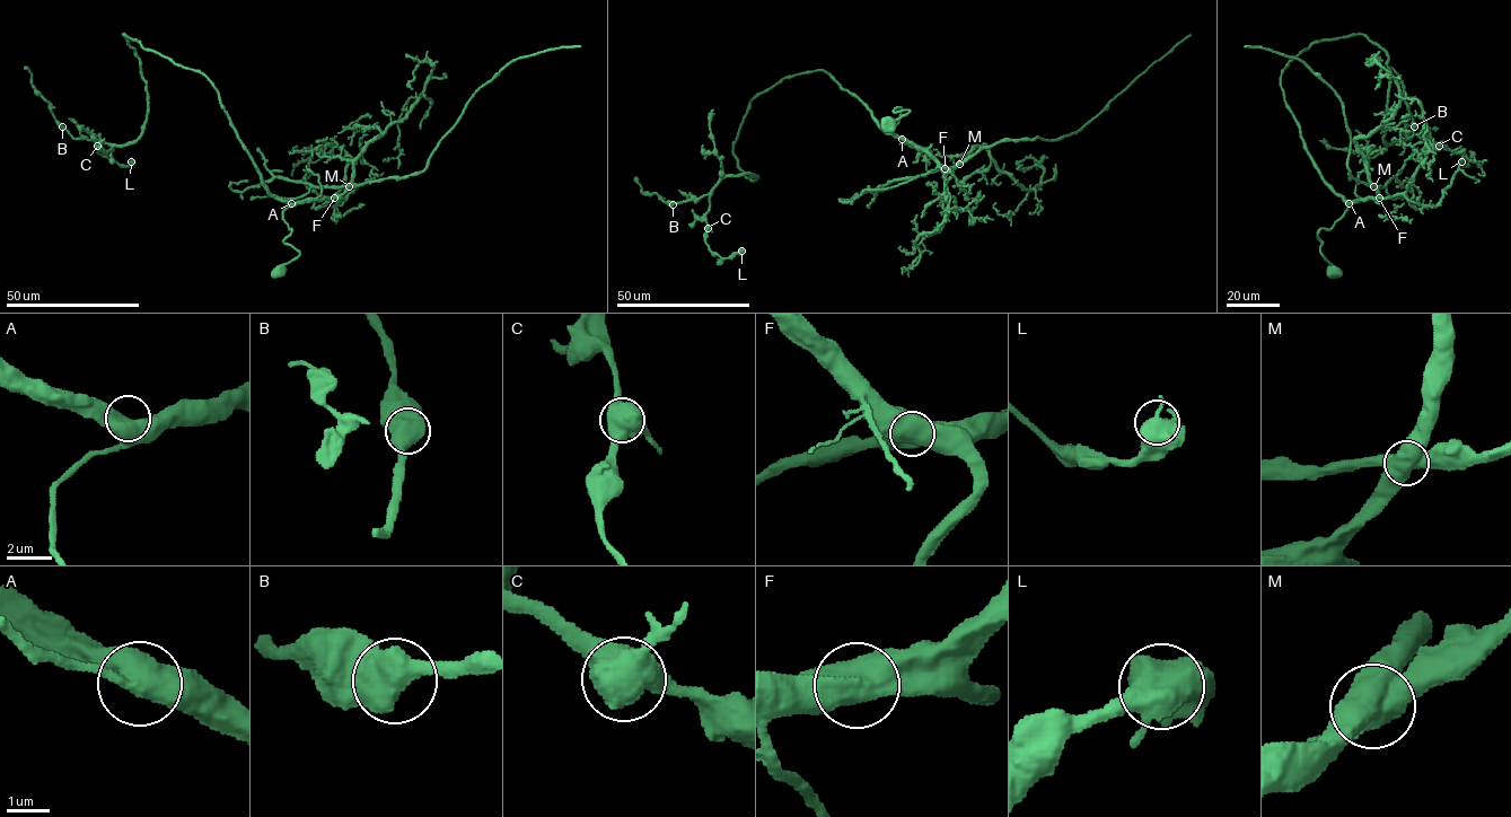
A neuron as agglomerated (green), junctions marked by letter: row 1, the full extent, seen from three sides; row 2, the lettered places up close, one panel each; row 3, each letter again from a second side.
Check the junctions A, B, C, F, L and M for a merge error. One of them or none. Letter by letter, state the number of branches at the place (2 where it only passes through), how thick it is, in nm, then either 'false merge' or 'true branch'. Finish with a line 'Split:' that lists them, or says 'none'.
A: 2 | 600 nm | true branch
B: 2 | 650 nm | true branch
C: 2 | 700 nm | true branch
F: 2 | 650 nm | true branch
L: 2 | 650 nm | true branch
M: 2 | 750 nm | false merge
Split: M

